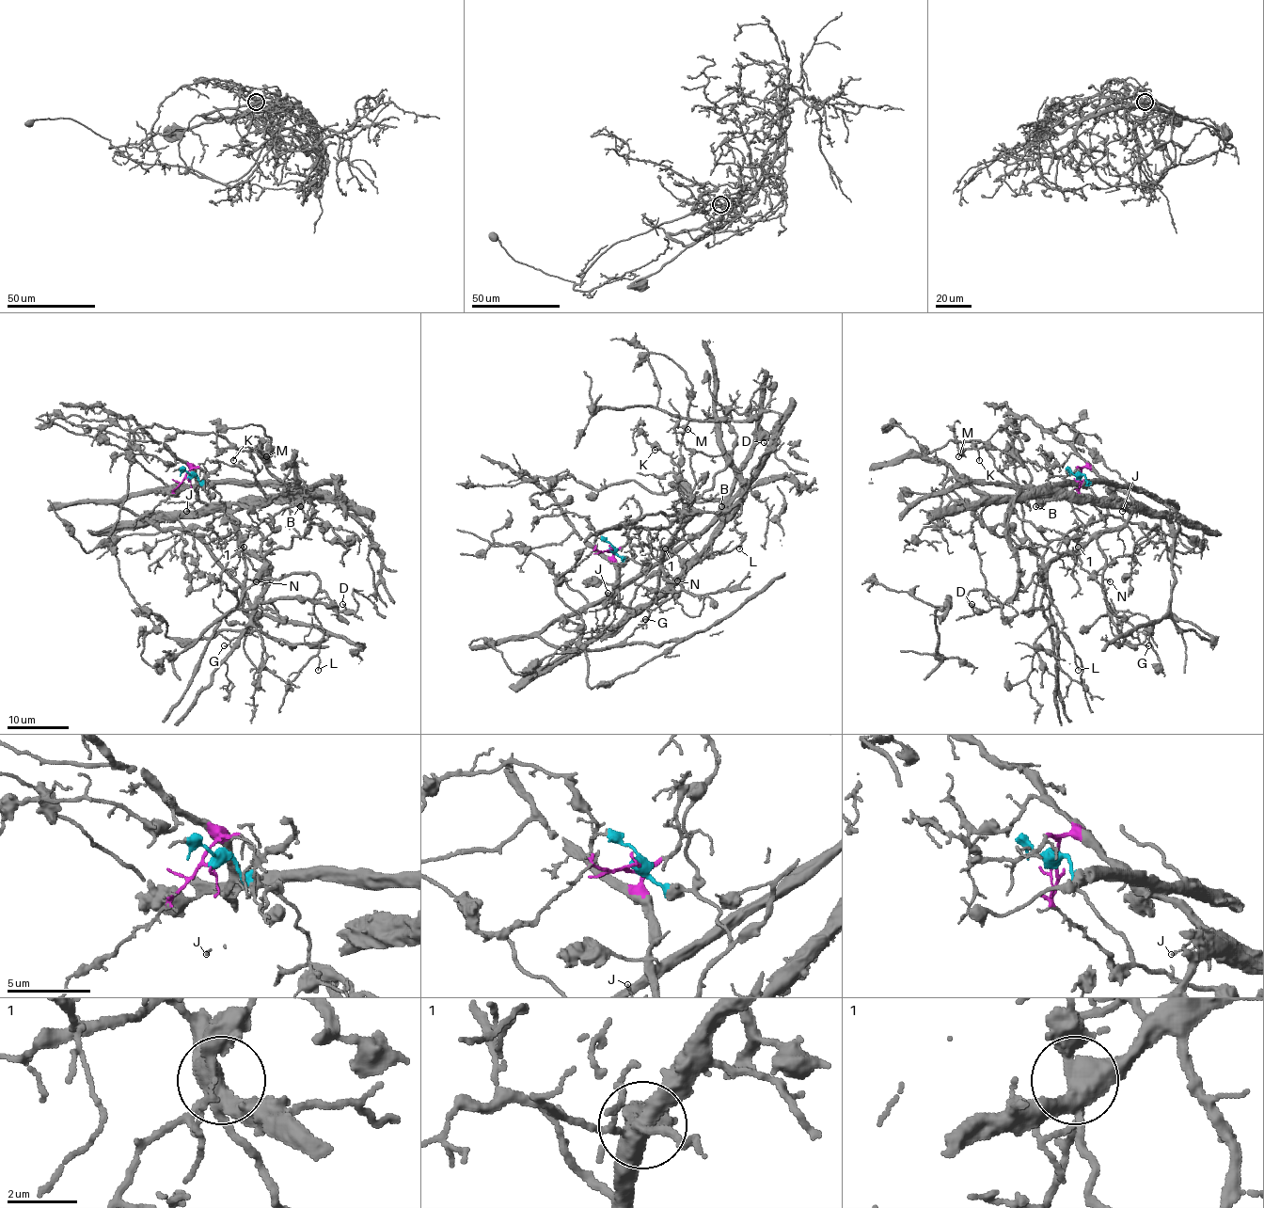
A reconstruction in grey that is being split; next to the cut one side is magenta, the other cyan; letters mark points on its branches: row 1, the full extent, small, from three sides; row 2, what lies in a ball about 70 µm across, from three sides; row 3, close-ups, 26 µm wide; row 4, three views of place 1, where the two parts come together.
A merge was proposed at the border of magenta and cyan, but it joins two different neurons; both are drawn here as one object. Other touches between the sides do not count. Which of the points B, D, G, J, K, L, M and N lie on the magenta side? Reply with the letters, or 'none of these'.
B, D, G, J, K, L, M, N

